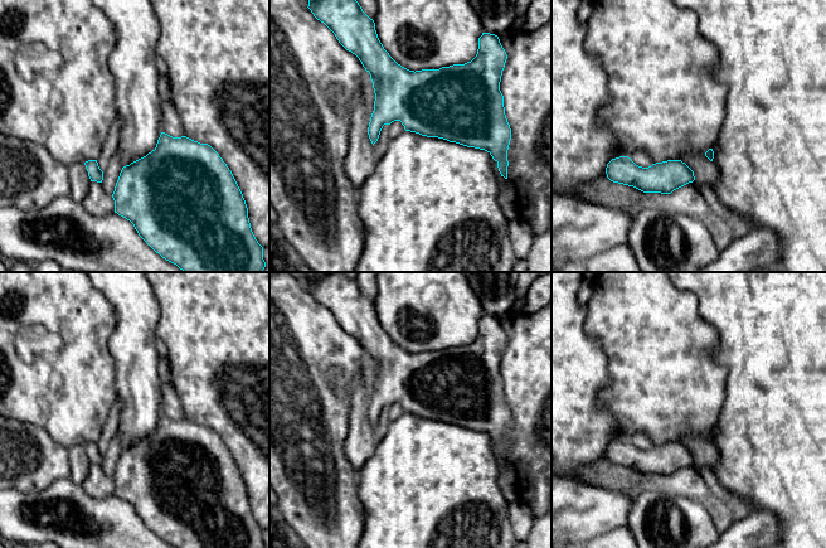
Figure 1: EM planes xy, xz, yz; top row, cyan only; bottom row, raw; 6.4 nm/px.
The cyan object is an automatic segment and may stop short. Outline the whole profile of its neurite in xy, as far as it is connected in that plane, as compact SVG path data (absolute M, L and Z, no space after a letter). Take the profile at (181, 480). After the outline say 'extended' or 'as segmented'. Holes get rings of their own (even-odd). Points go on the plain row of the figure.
M161 414L151 435L122 450L112 480L115 495L130 503L156 535L176 548L266 548L243 476L227 446L208 426Z; as segmented

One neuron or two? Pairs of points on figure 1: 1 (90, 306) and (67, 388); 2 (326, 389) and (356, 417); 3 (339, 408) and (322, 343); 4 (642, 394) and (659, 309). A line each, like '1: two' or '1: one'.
1: one
2: two
3: one
4: one

